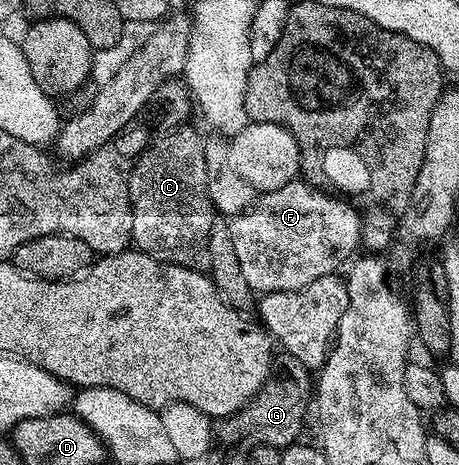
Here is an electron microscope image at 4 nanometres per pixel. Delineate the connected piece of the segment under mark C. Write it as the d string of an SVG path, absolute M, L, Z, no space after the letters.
M177 127L158 148L146 148L131 167L132 241L139 251L164 264L204 272L211 262L209 244L216 211L206 175L205 139L188 127Z

